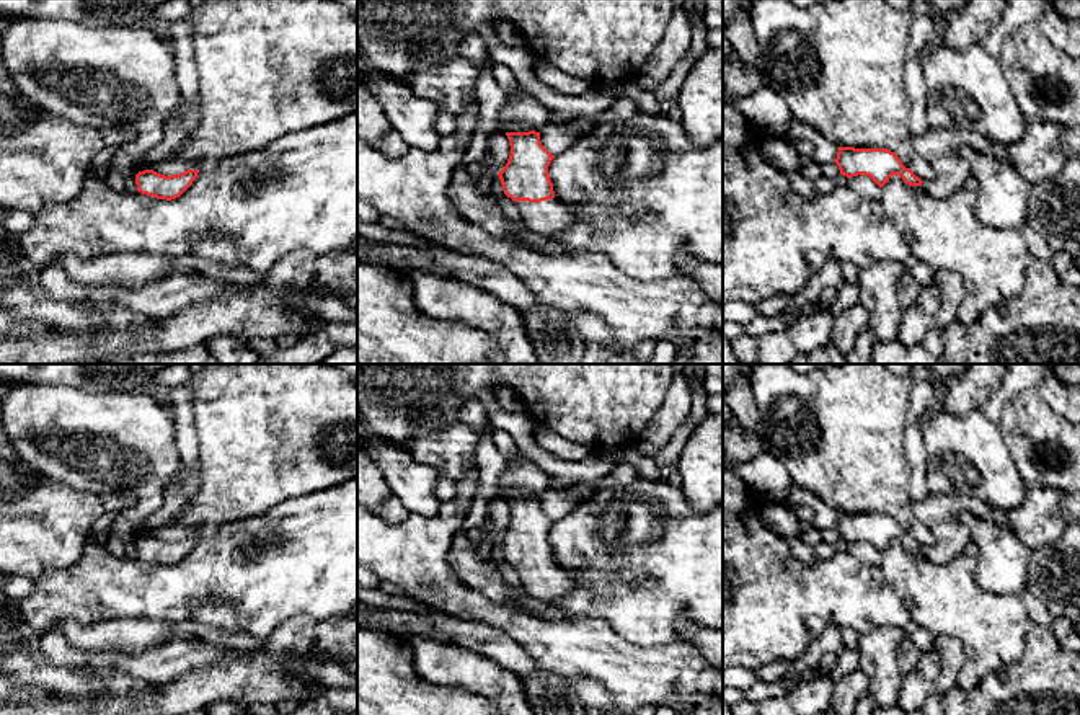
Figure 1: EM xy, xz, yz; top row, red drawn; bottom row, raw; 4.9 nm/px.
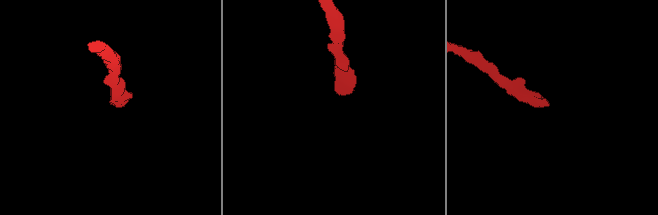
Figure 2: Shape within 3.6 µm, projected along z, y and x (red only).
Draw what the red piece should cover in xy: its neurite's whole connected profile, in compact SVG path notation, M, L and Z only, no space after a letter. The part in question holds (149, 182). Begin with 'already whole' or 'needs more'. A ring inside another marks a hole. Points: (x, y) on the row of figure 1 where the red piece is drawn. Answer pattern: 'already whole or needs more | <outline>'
already whole | M144 170L135 175L137 191L157 199L179 198L197 178L199 170L186 170L179 175L160 175L153 170Z

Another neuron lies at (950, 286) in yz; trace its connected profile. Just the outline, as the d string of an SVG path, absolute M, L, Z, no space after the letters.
M936 269L932 287L940 294L940 305L935 322L940 330L948 328L956 320L956 310L966 297L963 278L949 269Z

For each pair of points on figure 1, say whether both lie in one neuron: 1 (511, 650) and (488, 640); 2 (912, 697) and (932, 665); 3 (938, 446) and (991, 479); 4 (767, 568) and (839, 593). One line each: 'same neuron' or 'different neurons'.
1: same neuron
2: same neuron
3: same neuron
4: same neuron

